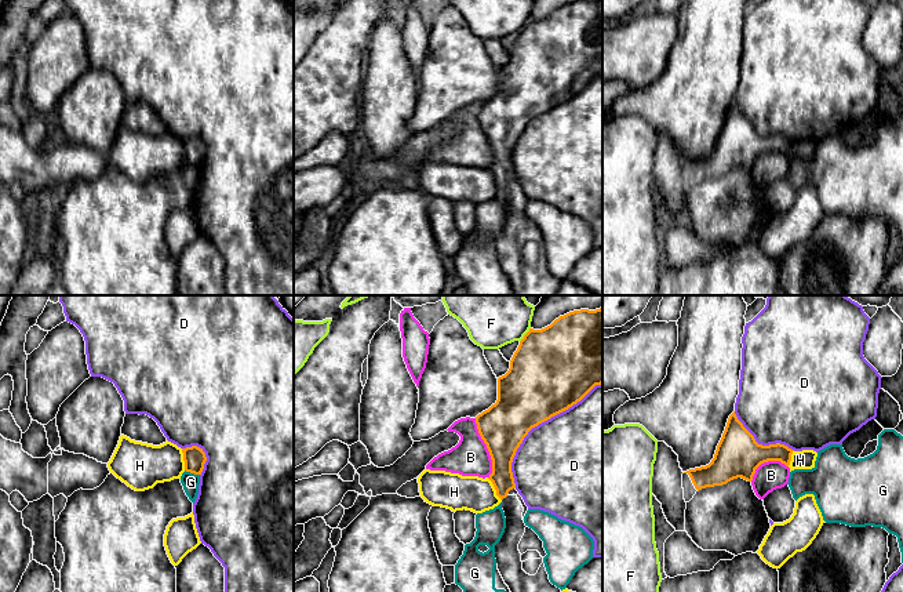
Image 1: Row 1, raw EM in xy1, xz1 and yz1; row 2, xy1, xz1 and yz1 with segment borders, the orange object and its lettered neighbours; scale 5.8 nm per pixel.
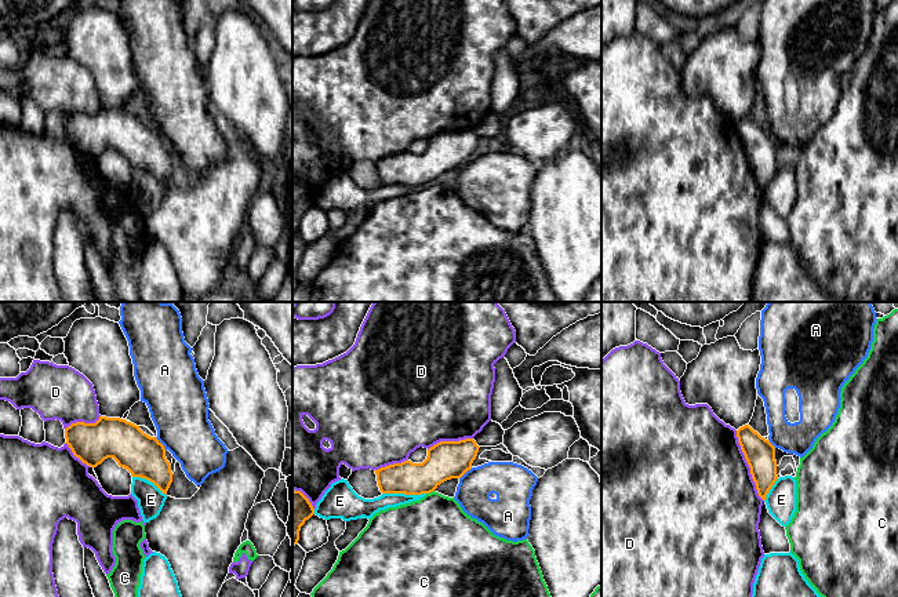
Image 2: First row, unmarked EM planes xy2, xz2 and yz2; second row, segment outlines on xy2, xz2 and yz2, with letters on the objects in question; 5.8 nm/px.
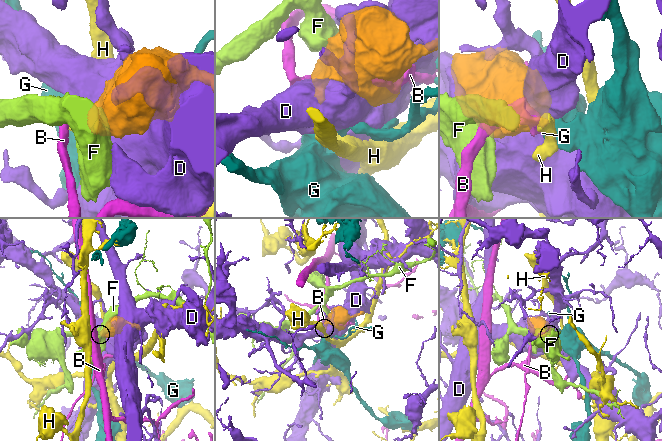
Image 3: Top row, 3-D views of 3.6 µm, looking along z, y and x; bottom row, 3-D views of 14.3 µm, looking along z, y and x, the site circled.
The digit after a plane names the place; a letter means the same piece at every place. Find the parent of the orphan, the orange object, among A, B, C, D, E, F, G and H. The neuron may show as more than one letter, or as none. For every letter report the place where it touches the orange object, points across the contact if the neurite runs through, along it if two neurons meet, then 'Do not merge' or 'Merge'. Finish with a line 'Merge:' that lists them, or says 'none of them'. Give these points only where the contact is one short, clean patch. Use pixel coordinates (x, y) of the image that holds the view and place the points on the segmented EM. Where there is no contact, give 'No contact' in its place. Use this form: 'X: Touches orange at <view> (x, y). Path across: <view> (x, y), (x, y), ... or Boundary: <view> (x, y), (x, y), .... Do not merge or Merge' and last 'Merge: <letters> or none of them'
A: Touches orange at xy2 (160, 443). Boundary: xy2 (155, 437), (166, 448). Do not merge
B: Touches orange at xz1 (487, 447). Do not merge
C: Touches orange at xz2 (429, 492). Boundary: xz2 (433, 490), (426, 494). Do not merge
D: Touches orange at xz1 (536, 425). Do not merge
E: Touches orange at xz2 (403, 492). Do not merge
F: Touches orange at xz1 (525, 334). Boundary: xz1 (530, 327), (520, 341). Do not merge
G: Touches orange at xy1 (192, 472). Boundary: xy1 (185, 469), (199, 475). Do not merge
H: Touches orange at xz1 (495, 489). Boundary: xz1 (487, 478), (501, 500). Do not merge
Merge: none of them

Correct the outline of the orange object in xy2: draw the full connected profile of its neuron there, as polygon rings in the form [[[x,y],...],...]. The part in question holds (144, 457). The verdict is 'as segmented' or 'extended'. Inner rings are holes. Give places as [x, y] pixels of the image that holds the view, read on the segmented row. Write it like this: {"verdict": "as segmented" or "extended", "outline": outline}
{"verdict": "as segmented", "outline": [[[99,416],[95,423],[76,422],[65,429],[73,455],[90,467],[113,458],[132,477],[153,483],[163,494],[172,483],[164,445],[139,426],[120,418]]]}

